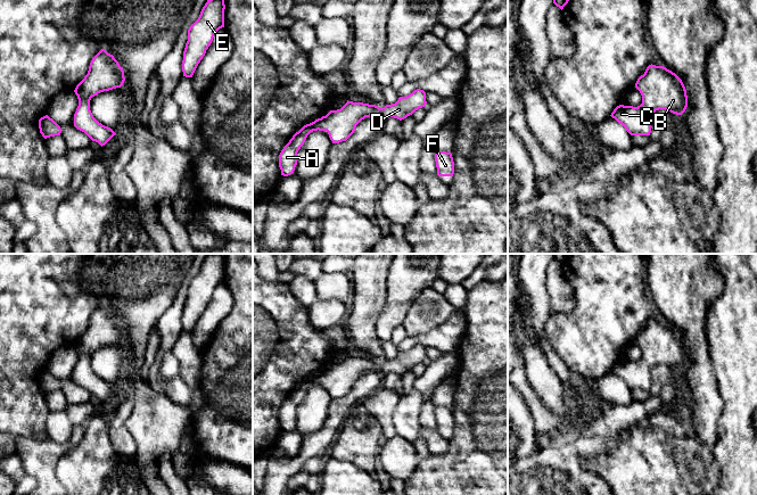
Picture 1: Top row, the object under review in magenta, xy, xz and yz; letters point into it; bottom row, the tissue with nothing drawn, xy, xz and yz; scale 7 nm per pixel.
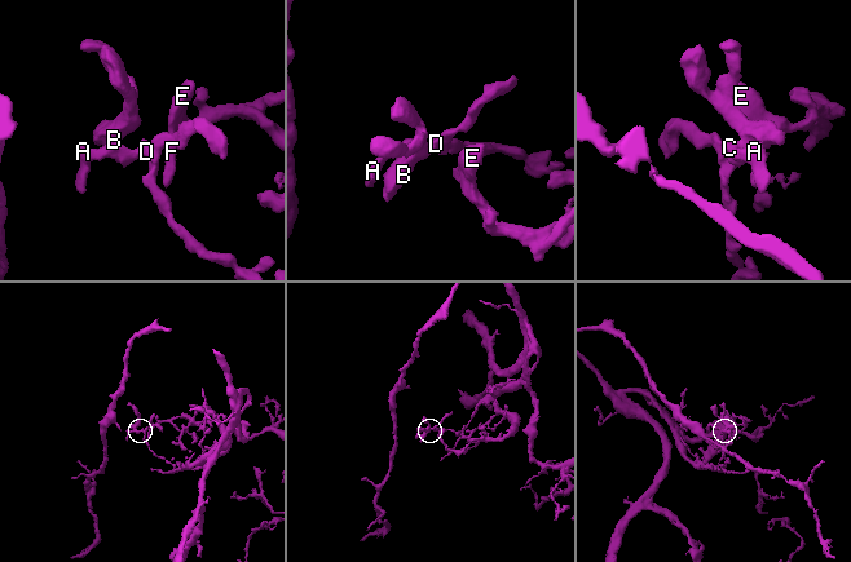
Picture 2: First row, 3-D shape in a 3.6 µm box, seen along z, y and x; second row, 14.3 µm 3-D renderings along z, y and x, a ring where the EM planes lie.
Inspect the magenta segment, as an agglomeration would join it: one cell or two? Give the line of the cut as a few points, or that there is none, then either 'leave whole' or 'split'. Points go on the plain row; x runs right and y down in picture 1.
no cut | leave whole

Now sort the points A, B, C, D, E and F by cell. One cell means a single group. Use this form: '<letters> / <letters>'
A B C D E F

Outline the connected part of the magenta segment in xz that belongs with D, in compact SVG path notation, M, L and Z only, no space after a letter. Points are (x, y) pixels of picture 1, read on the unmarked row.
M417 344L406 352L400 352L395 358L379 363L376 360L348 356L337 365L330 365L326 371L304 380L296 387L279 410L281 430L294 428L297 420L297 407L304 399L307 390L313 386L327 386L332 398L346 396L355 386L356 380L365 372L377 372L385 376L389 372L400 376L425 362L426 347Z

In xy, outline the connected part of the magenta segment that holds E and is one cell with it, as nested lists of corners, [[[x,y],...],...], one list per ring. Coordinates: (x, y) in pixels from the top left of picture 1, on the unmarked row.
[[[224,254],[207,255],[198,274],[189,282],[182,315],[183,331],[192,332],[214,289],[224,282],[224,264]]]

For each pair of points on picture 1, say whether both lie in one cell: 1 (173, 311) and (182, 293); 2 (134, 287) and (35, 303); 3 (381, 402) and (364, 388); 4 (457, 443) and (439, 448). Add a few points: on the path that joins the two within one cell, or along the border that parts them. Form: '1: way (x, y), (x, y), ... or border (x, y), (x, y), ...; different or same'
1: way (177, 306), (180, 297); same
2: border (99, 294), (103, 303); different
3: border (380, 387), (362, 399); different
4: border (449, 440), (449, 447), (443, 454), (430, 454); different

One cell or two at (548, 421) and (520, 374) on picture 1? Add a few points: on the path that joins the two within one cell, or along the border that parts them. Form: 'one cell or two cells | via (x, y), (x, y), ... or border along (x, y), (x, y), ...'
one cell | via (537, 410), (523, 386)

